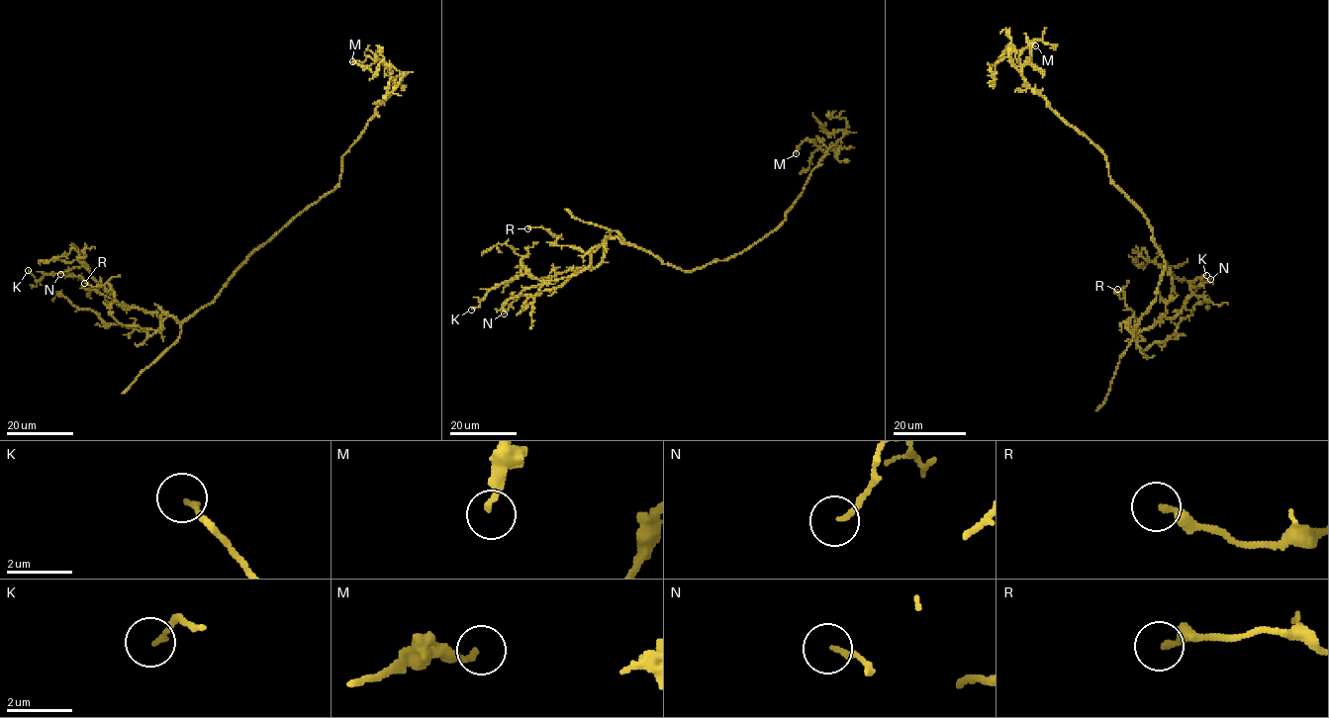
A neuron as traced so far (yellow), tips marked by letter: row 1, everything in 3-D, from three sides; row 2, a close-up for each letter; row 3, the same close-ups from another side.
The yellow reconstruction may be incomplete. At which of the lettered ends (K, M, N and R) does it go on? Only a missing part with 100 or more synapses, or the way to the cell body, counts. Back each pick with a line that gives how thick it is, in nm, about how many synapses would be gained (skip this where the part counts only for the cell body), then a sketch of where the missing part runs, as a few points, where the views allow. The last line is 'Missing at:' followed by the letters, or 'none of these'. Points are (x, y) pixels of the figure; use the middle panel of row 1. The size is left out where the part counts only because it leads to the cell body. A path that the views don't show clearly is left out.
Missing at: none of these

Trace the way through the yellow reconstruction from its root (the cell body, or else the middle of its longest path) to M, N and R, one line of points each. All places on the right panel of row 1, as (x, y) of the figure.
M: (1162, 254), (1145, 216), (1111, 180), (1106, 156), (1025, 81), (1021, 69), (1030, 44), (1019, 51), (1035, 45)
N: (1162, 254), (1157, 297), (1131, 331), (1129, 324), (1142, 331), (1174, 317), (1189, 284), (1210, 279)
R: (1162, 254), (1157, 297), (1135, 328), (1127, 325), (1136, 340), (1145, 339), (1117, 289)

